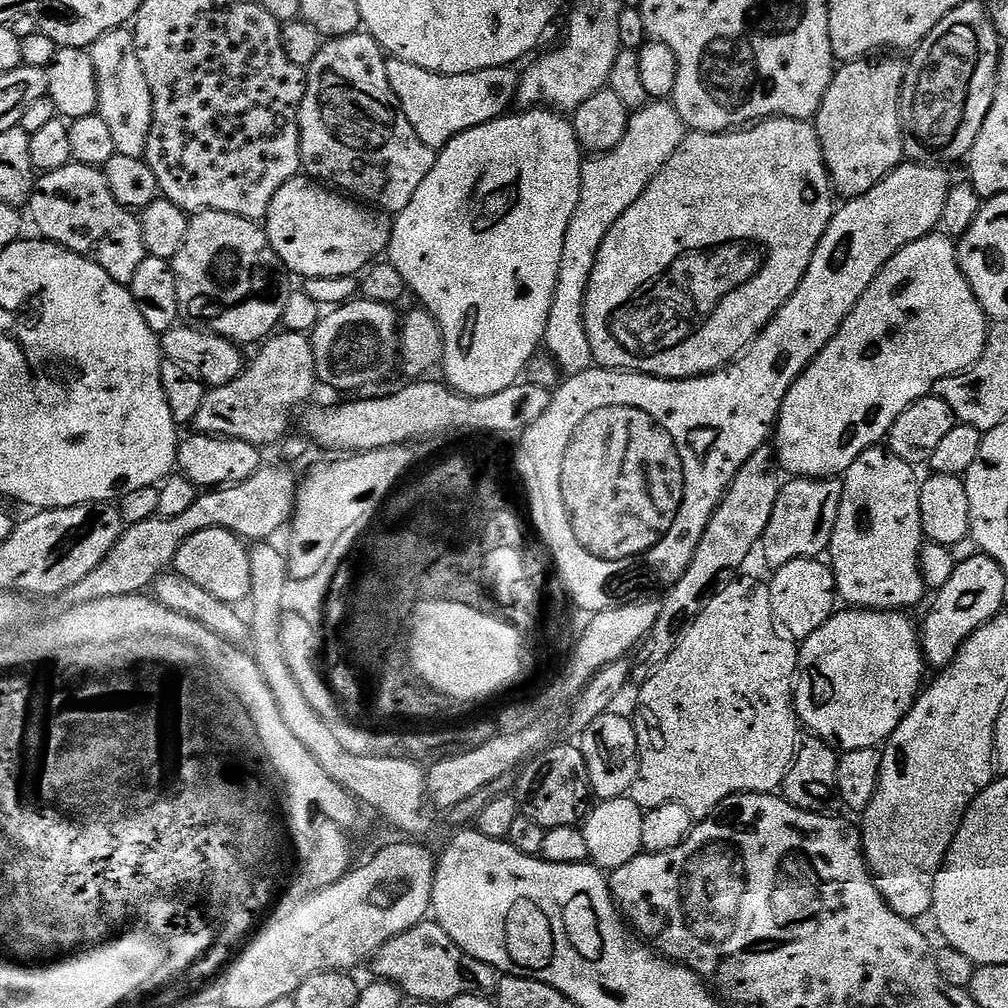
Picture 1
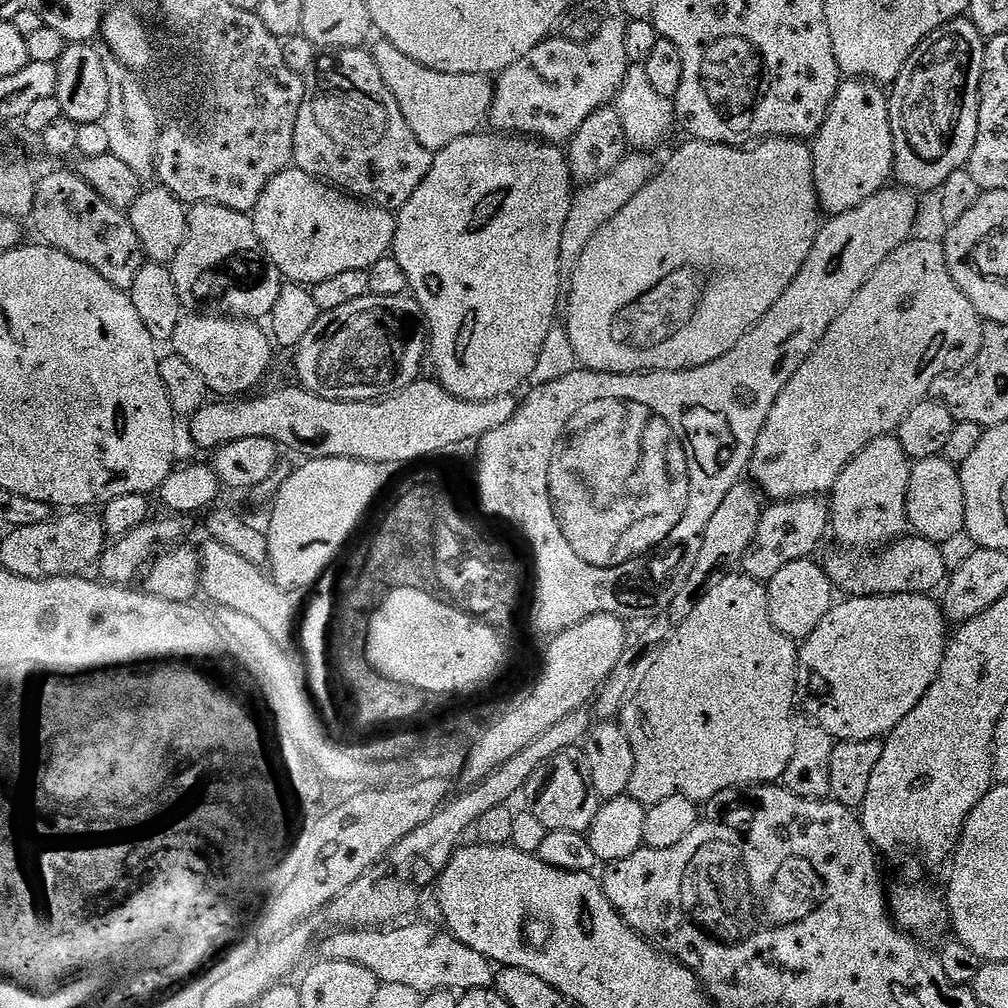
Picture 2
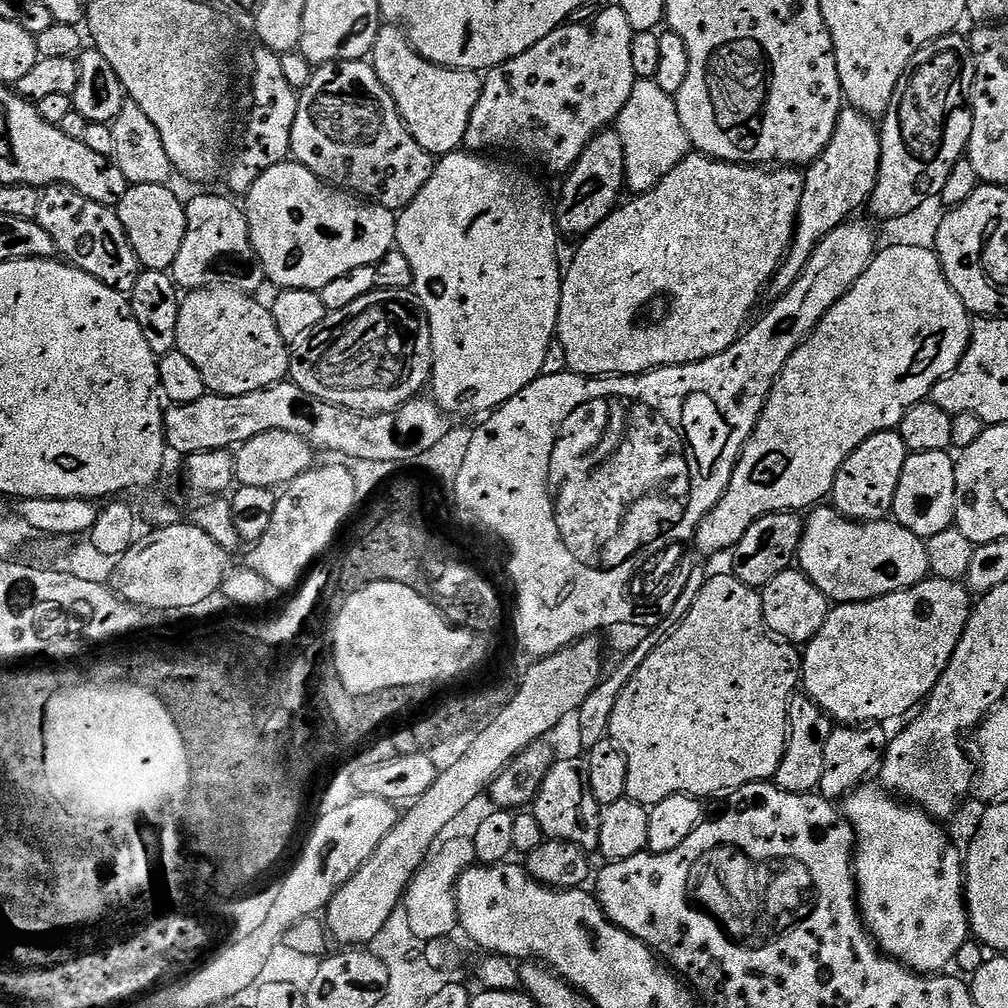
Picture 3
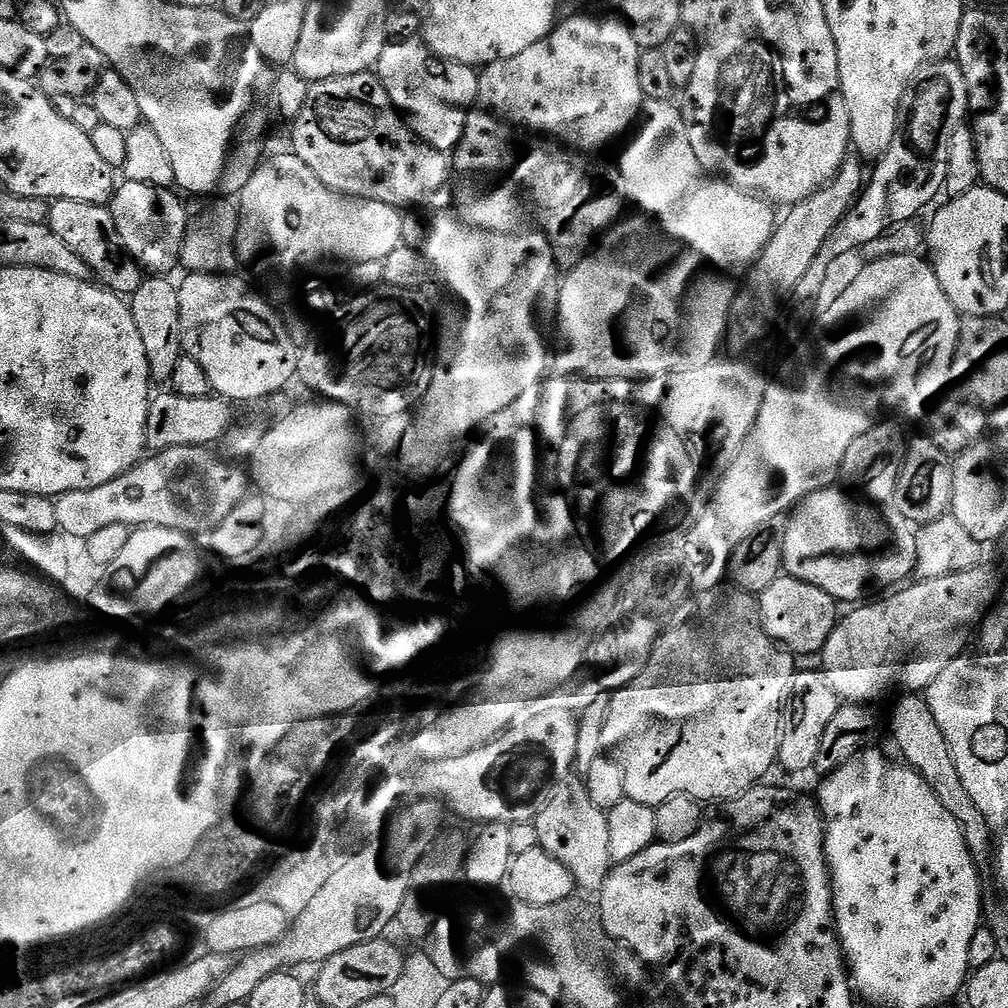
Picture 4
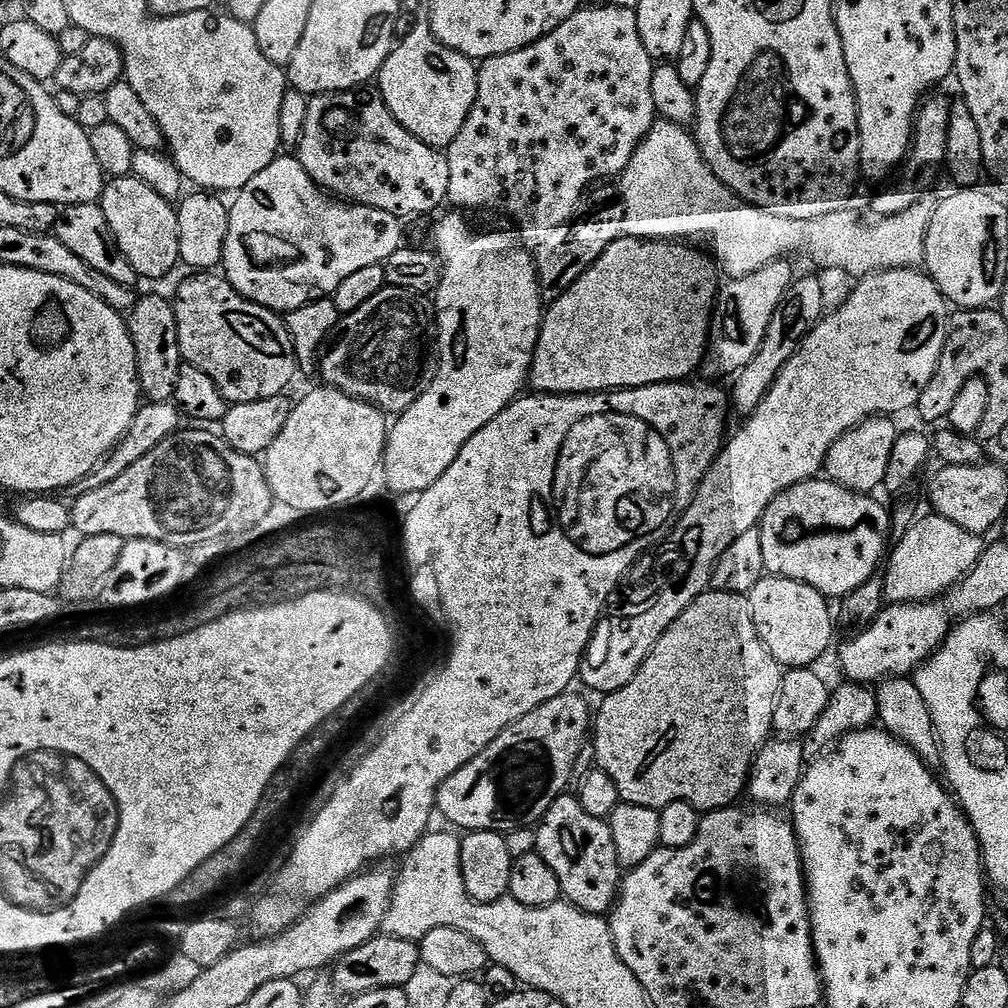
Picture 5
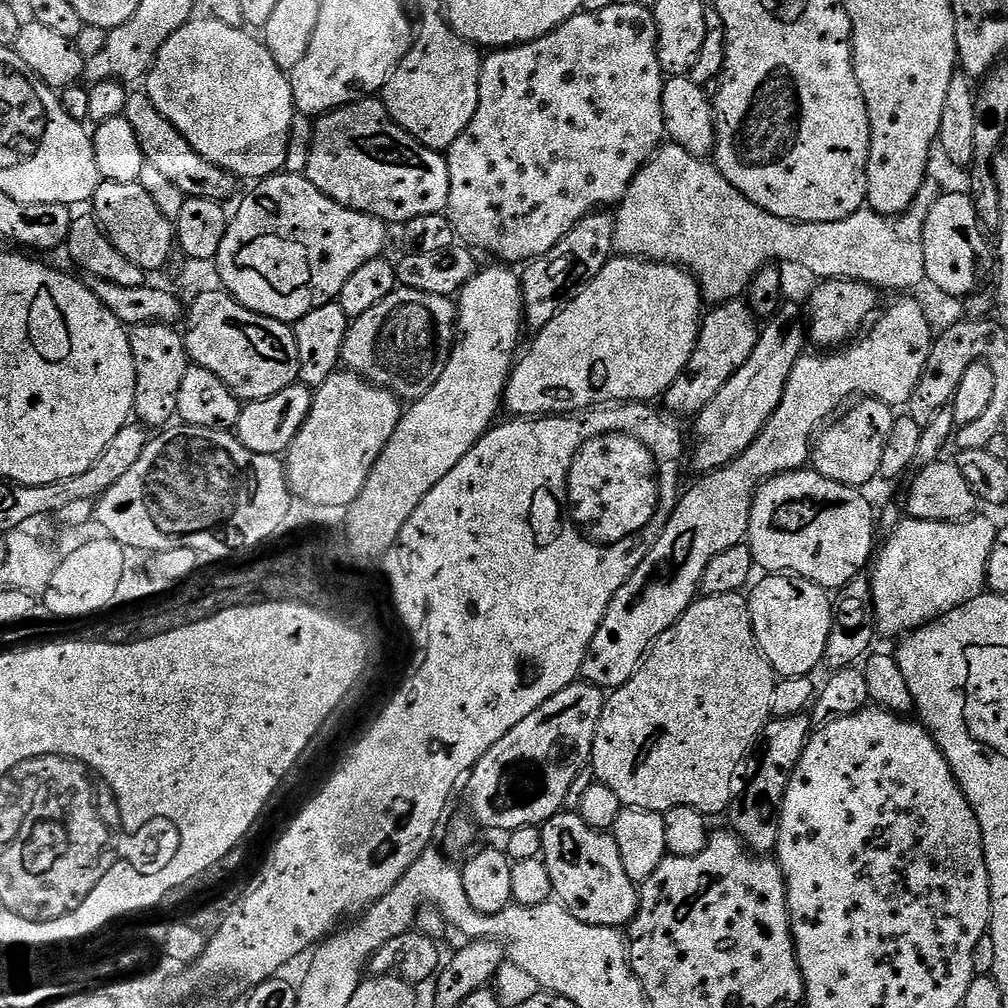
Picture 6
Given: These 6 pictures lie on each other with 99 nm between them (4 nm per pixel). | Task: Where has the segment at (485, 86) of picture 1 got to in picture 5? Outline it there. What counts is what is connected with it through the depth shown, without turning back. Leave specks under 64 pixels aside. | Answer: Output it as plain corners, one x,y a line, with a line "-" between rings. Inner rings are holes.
423,26
392,49
380,68
378,91
407,132
432,148
447,149
458,138
478,94
478,68
472,59
447,48

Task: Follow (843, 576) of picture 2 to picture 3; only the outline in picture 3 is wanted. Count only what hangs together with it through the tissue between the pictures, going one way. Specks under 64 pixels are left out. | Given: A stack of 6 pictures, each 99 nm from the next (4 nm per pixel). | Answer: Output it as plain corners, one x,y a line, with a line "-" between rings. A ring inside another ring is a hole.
816,506
804,520
798,568
808,575
810,582
814,582
814,586
818,586
829,601
836,604
877,600
880,596
918,586
929,579
932,566
928,545
920,536
912,540
912,533
888,518
861,522
849,520
835,507

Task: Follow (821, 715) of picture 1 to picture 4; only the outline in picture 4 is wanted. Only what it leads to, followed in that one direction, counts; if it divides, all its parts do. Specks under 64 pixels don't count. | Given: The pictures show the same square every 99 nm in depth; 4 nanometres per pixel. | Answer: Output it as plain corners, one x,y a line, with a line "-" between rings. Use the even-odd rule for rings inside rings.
983,566
946,574
942,578
917,579
915,583
893,591
888,594
893,596
885,600
876,600
873,604
861,603
853,607
856,609
849,616
841,615
837,619
822,653
822,671
828,679
828,685
836,691
841,701
871,705
876,702
872,700
890,695
895,688
904,688
900,690
908,694
923,693
930,682
934,682
934,678
938,678
938,674
950,666
952,660
961,659
963,652
960,651
967,646
971,636
973,639
978,625
998,599
996,576

